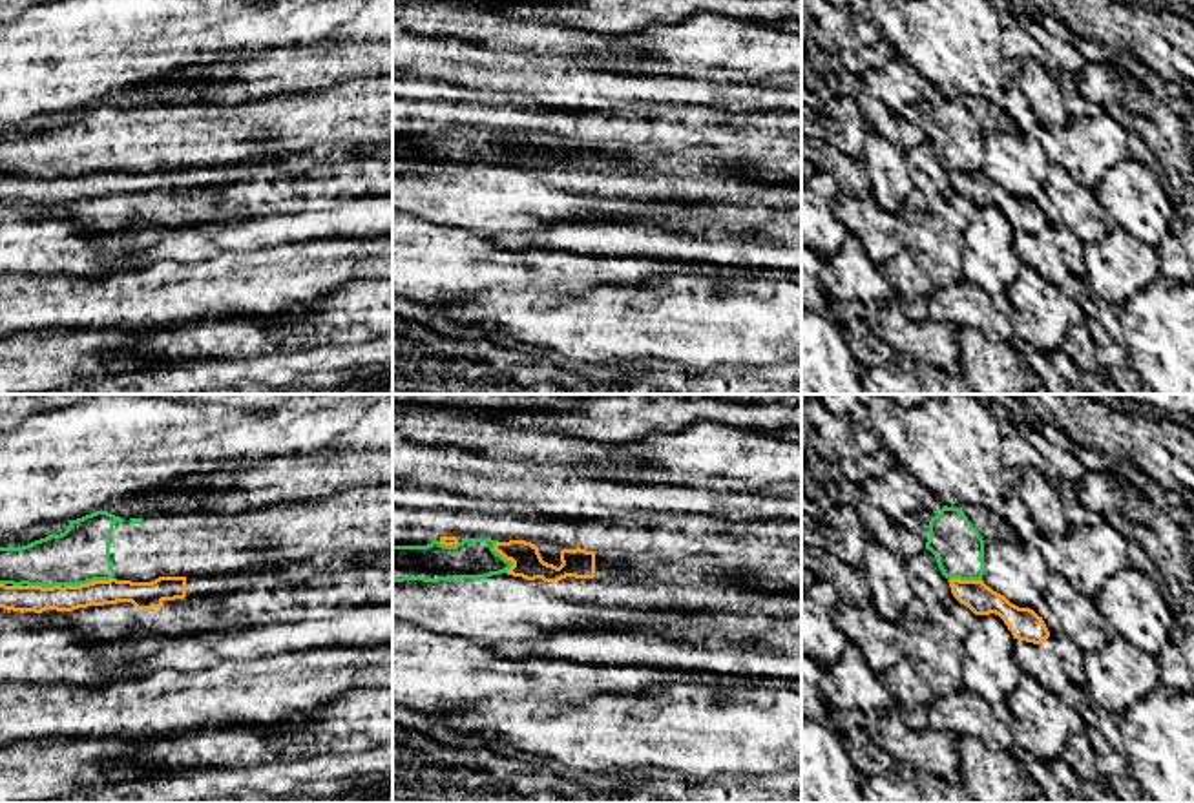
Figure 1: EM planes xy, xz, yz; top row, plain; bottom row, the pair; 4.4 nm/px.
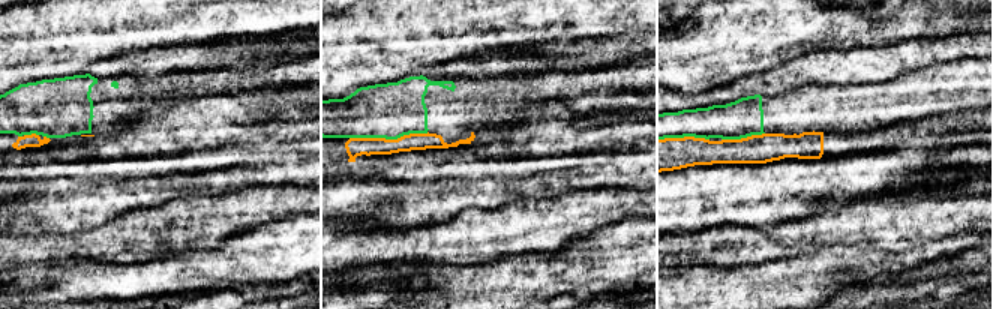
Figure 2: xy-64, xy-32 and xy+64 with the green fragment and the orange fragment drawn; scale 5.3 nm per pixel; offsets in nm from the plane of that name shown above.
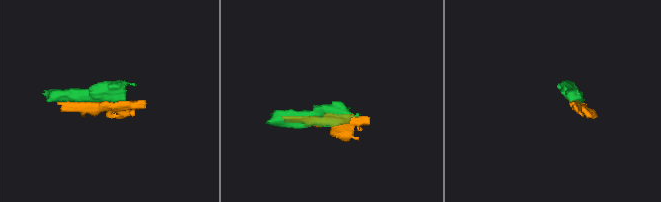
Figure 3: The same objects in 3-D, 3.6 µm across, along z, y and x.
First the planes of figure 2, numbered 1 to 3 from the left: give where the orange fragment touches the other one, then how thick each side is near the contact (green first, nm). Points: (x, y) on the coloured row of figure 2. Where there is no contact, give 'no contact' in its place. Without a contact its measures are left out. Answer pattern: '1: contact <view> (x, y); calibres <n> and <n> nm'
1: contact xy-64 (30, 134); calibres 320 and 70 nm
2: contact xy-32 (389, 138); calibres 300 and 100 nm
3: contact xy+64 (683, 137); calibres 190 and 180 nm

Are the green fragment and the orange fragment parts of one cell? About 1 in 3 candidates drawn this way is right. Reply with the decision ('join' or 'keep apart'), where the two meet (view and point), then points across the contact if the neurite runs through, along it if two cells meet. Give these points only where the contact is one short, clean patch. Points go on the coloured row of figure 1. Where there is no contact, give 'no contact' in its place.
keep apart | xy (88, 581)

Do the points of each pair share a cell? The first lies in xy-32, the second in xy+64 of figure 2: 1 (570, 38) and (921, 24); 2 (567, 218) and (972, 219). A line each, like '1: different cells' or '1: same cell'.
1: different cells
2: same cell

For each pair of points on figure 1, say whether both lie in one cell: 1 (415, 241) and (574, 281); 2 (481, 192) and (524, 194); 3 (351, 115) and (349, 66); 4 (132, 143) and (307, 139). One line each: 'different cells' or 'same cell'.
1: same cell
2: same cell
3: different cells
4: same cell

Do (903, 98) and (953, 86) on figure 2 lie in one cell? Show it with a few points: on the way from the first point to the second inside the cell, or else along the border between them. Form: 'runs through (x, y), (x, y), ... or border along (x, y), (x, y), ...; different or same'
runs through (915, 95), (941, 89); same

